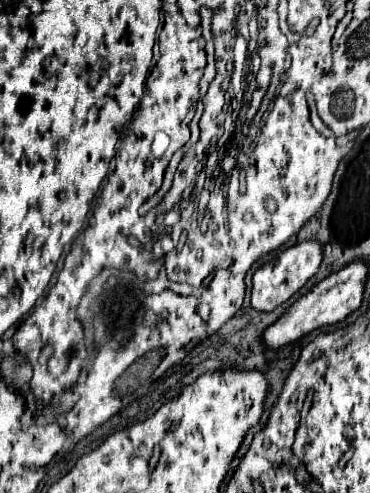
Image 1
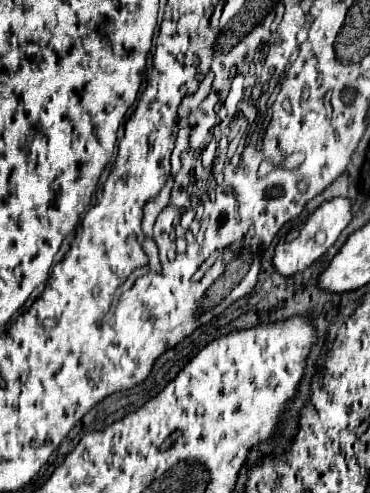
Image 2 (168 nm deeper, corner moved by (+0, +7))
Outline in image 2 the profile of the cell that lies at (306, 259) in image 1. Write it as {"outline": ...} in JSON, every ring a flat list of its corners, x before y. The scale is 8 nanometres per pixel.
{"outline":[[331,198,327,202,323,202,305,224,301,224,299,234,295,240,287,242,287,240,279,240,277,248,275,248,275,256,273,256,273,270,279,272,281,276,293,276,297,272,303,272,305,268,309,268,319,256,323,256,333,242,339,238,339,234,343,232,343,228,351,222,349,216,349,202,343,198]]}

